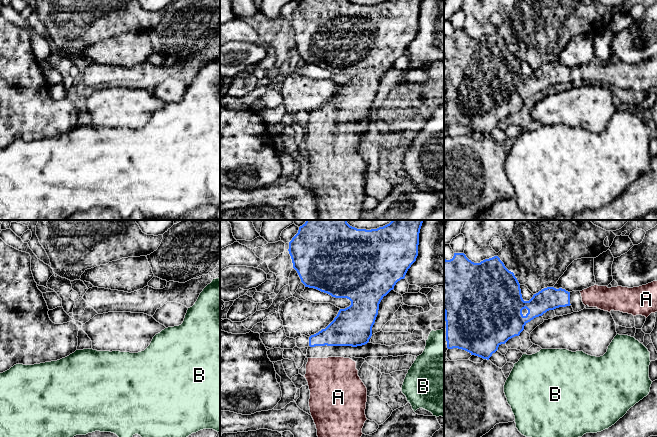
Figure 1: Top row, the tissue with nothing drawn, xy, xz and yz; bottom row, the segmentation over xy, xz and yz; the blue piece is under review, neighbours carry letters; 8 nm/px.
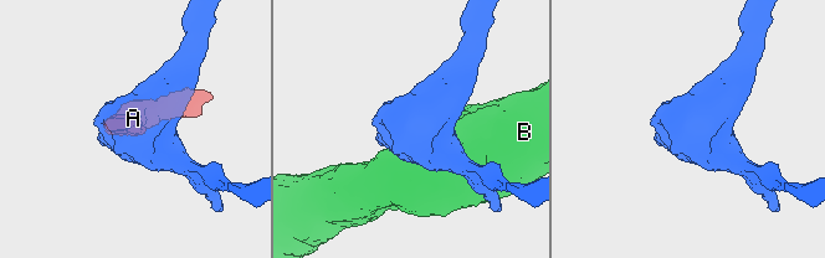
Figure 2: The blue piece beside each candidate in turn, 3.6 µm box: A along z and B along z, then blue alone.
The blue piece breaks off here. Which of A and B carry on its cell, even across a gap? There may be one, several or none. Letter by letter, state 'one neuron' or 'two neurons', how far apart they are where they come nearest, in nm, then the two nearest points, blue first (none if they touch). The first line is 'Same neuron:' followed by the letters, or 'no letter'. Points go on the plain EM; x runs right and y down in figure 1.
Same neuron: A
A: one neuron; gap 90 nm; span yz (569, 68), (580, 68)
B: two neurons; gap 160 nm; span yz (518, 111), (523, 130)

